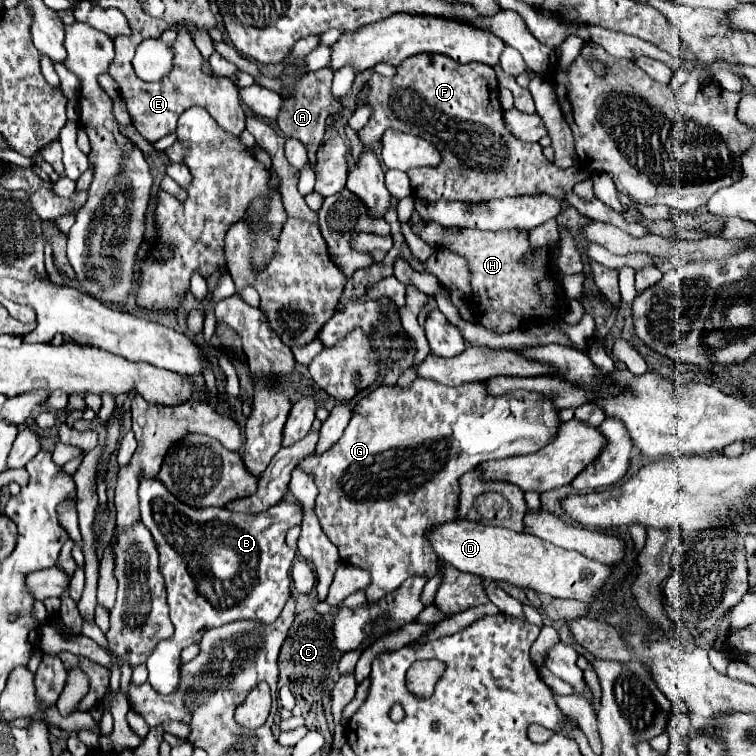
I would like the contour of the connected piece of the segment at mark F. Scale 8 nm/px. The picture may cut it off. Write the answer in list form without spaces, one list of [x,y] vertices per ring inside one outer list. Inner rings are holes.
[[[444,54],[410,56],[404,60],[404,64],[398,66],[396,76],[392,78],[386,78],[378,72],[372,74],[366,104],[374,106],[372,118],[358,132],[366,146],[376,142],[376,134],[384,134],[386,130],[398,130],[406,134],[418,134],[438,148],[442,162],[436,168],[408,170],[414,198],[420,198],[424,202],[436,202],[446,198],[474,204],[482,200],[492,200],[496,196],[532,196],[532,194],[548,194],[562,200],[564,194],[570,192],[578,180],[588,178],[588,172],[582,170],[580,166],[556,168],[556,164],[544,158],[540,144],[524,142],[506,130],[504,110],[498,100],[498,78],[492,66],[480,62],[456,64],[454,60],[448,60],[448,56]]]

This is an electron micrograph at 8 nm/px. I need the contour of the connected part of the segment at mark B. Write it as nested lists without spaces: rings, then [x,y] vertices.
[[[154,478],[140,484],[140,512],[142,522],[152,532],[160,554],[160,572],[166,582],[170,620],[176,628],[174,636],[170,640],[162,640],[146,662],[150,672],[148,684],[152,684],[156,692],[168,696],[168,692],[176,692],[176,684],[180,684],[180,650],[200,642],[206,630],[236,620],[258,620],[262,624],[272,624],[280,616],[284,604],[292,596],[290,566],[294,560],[294,550],[286,546],[284,538],[292,526],[302,522],[302,508],[288,500],[282,500],[260,514],[240,514],[216,506],[192,508],[176,500],[176,496],[172,496],[164,484]]]

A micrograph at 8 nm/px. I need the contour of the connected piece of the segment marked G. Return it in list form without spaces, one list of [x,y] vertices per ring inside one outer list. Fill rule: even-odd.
[[[416,378],[408,390],[400,390],[398,386],[378,386],[368,396],[360,398],[342,438],[328,448],[328,452],[312,452],[308,458],[300,460],[300,466],[296,468],[310,472],[314,478],[318,486],[316,516],[320,518],[324,532],[328,532],[330,542],[338,546],[344,564],[366,568],[372,574],[366,598],[368,602],[378,602],[386,594],[398,590],[400,584],[412,576],[430,580],[436,574],[438,558],[424,534],[442,522],[458,518],[458,478],[462,474],[486,460],[532,454],[540,450],[552,440],[558,424],[558,410],[554,410],[550,398],[536,392],[520,390],[508,396],[488,396],[482,382],[448,388]],[[456,420],[458,440],[452,432],[452,424]]]

